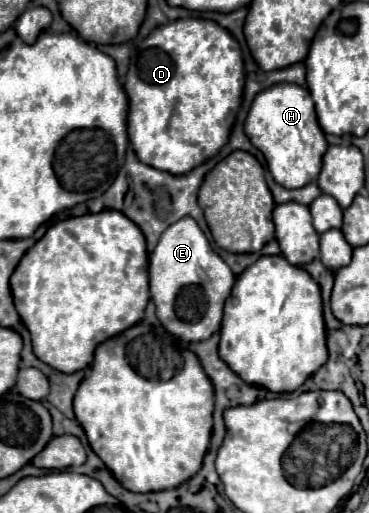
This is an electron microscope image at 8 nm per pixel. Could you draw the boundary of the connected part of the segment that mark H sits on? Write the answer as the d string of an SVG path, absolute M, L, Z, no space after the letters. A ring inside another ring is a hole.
M276 84L260 92L246 118L246 136L264 154L272 178L284 188L302 188L316 180L322 168L322 156L328 148L318 124L312 96L298 84Z

